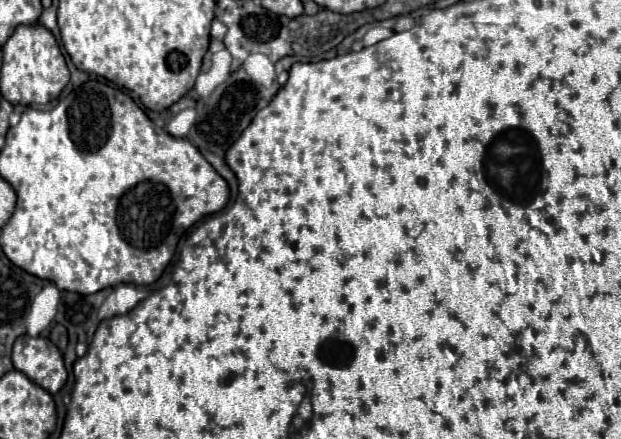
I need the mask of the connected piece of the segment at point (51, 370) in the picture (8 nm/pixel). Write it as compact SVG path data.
M20 336L12 350L12 362L16 370L22 370L32 382L50 390L50 394L56 394L68 378L60 350L42 336Z

